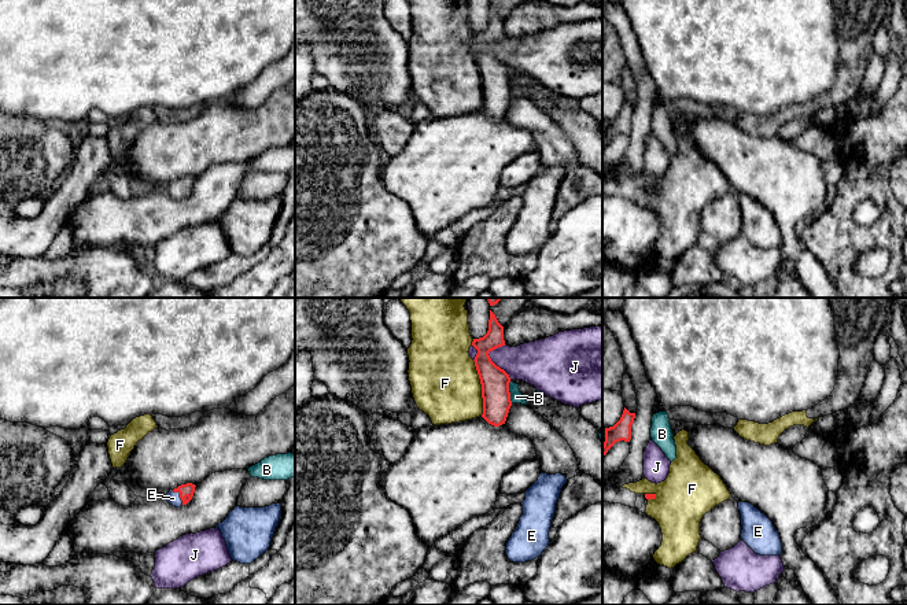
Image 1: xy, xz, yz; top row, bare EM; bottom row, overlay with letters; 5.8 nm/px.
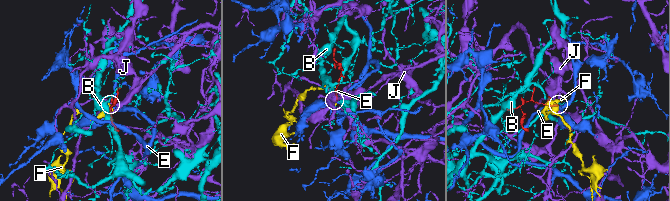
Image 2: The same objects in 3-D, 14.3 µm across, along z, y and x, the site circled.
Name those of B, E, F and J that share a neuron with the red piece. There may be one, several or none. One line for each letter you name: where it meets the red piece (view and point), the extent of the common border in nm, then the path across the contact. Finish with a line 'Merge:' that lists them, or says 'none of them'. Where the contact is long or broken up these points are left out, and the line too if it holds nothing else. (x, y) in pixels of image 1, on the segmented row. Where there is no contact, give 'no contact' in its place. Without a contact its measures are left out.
Merge: none of them

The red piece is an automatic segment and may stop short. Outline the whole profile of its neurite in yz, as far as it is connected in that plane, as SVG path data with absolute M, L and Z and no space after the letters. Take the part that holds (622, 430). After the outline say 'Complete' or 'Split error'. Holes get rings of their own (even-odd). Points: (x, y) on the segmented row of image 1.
M626 407L620 420L609 428L605 428L605 442L602 444L602 455L620 440L630 442L631 439L631 425L634 423L635 413L630 413Z. Complete

